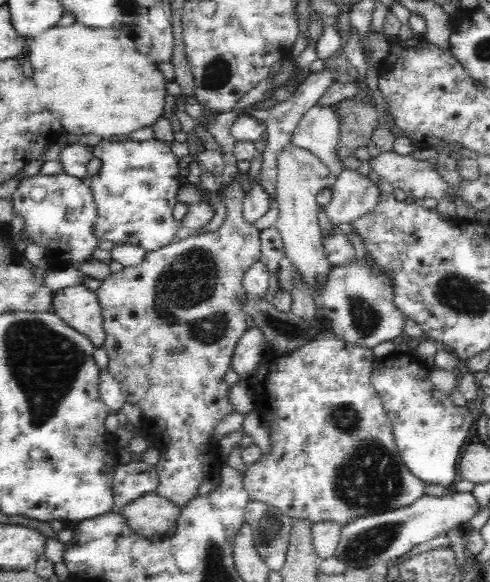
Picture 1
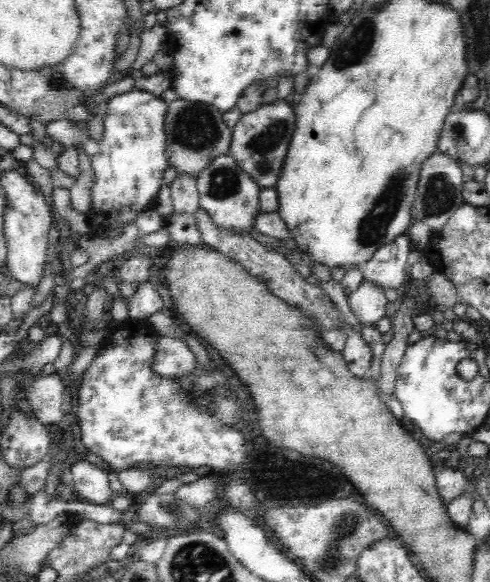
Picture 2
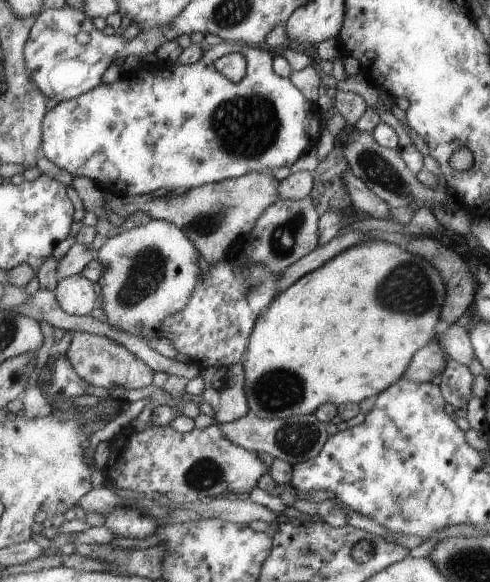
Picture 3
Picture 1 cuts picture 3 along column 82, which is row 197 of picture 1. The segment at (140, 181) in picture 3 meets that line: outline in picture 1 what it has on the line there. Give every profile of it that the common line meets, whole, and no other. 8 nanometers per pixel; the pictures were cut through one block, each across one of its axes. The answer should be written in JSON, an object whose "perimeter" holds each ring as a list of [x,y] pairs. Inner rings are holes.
{"perimeter":[[[128,138],[102,139],[90,151],[101,161],[99,172],[90,180],[97,207],[94,237],[98,241],[109,241],[114,246],[138,246],[145,252],[172,244],[180,228],[173,218],[173,210],[181,187],[182,169],[180,158],[172,153],[170,144],[154,138],[144,142]]]}

